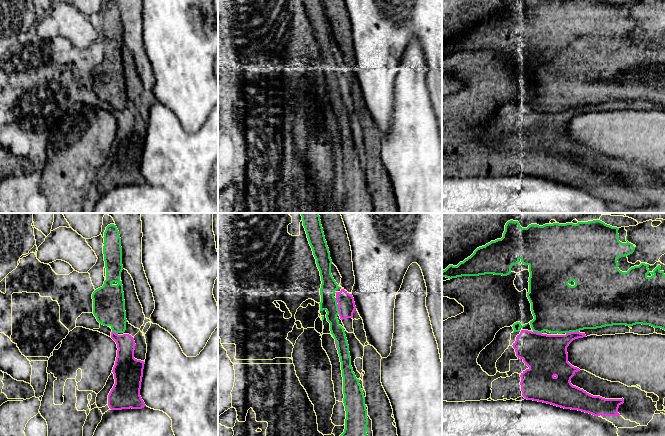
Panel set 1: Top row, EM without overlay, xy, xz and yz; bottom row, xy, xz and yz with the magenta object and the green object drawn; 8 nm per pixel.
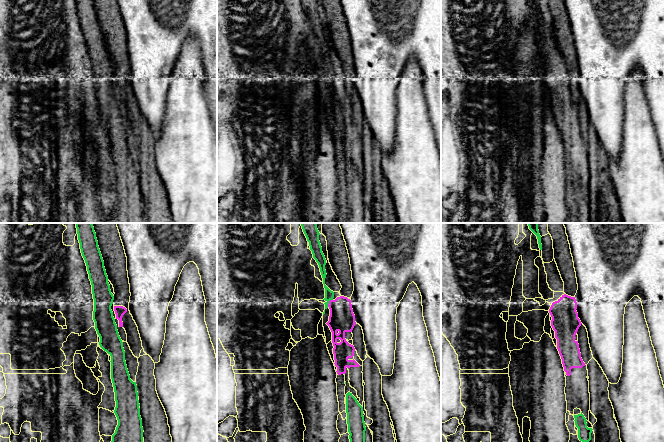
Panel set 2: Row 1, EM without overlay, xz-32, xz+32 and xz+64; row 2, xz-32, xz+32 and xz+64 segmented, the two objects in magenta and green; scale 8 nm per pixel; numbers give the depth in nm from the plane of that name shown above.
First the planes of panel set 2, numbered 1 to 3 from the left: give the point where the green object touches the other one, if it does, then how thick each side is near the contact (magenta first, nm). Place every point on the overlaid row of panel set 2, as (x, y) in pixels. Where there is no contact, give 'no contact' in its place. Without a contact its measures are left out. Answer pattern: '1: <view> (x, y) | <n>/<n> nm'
1: no contact
2: xz+32 (329, 302) | 200/80 nm
3: no contact

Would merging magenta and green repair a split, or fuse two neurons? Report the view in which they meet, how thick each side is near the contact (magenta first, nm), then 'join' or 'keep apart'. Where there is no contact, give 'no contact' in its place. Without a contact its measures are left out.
meets magenta in yz; 280 nm thick on the magenta side, 420 nm on the other; keep apart

